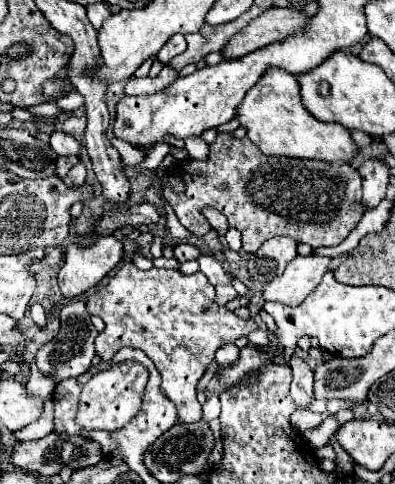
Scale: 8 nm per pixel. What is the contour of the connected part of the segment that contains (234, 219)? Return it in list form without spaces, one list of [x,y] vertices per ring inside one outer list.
[[[219,133],[217,139],[209,145],[209,157],[205,161],[199,159],[187,159],[181,163],[175,163],[175,167],[169,171],[171,175],[179,177],[185,185],[185,191],[177,193],[173,185],[163,185],[163,197],[169,201],[173,211],[177,213],[179,223],[195,233],[197,237],[203,237],[207,231],[211,231],[209,221],[203,215],[205,207],[213,207],[219,213],[223,213],[229,221],[229,227],[237,229],[243,235],[243,251],[255,253],[267,239],[277,235],[293,237],[297,243],[307,243],[313,249],[319,245],[339,245],[349,231],[359,223],[363,217],[363,205],[361,205],[361,175],[351,165],[335,165],[329,167],[327,163],[315,163],[305,159],[275,159],[267,157],[255,147],[247,137],[237,139],[231,133]]]

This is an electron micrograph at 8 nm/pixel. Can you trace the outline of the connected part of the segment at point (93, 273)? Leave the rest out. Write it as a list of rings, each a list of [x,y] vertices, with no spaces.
[[[113,235],[97,239],[91,247],[79,247],[79,245],[71,243],[65,251],[65,263],[59,269],[59,289],[61,289],[63,297],[71,299],[71,297],[85,293],[87,289],[95,287],[121,259],[123,259],[123,243],[117,241]]]

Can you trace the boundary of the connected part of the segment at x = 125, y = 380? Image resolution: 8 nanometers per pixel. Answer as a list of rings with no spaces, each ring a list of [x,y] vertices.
[[[135,361],[115,363],[109,369],[95,373],[79,395],[76,422],[83,429],[115,431],[115,429],[123,427],[123,423],[131,421],[139,413],[141,395],[143,395],[143,387],[147,383],[147,377],[149,377],[147,369]]]

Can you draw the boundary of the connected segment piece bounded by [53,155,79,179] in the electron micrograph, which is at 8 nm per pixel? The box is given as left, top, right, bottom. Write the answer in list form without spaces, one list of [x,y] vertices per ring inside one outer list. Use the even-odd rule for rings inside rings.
[[[75,155],[59,157],[59,159],[57,159],[57,163],[55,163],[55,171],[53,171],[53,175],[55,175],[55,177],[59,177],[59,179],[65,179],[65,175],[69,173],[69,169],[71,169],[77,161],[79,161],[79,157],[75,157]]]

